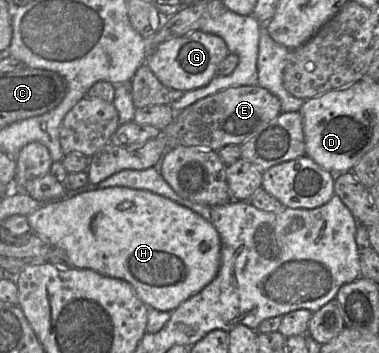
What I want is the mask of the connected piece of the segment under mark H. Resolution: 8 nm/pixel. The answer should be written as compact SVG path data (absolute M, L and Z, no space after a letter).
M122 186L88 190L63 197L63 199L44 203L41 207L28 214L27 220L34 234L44 238L52 247L60 247L66 251L69 266L78 269L93 270L101 275L120 279L128 283L148 308L153 308L158 311L172 312L186 299L201 291L215 278L221 264L221 240L213 224L191 209L148 190L132 189Z

